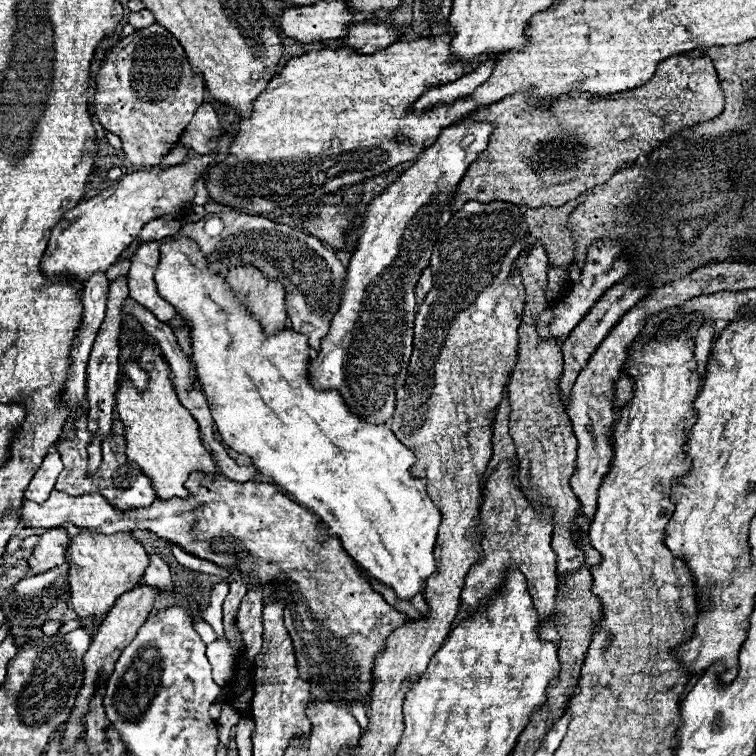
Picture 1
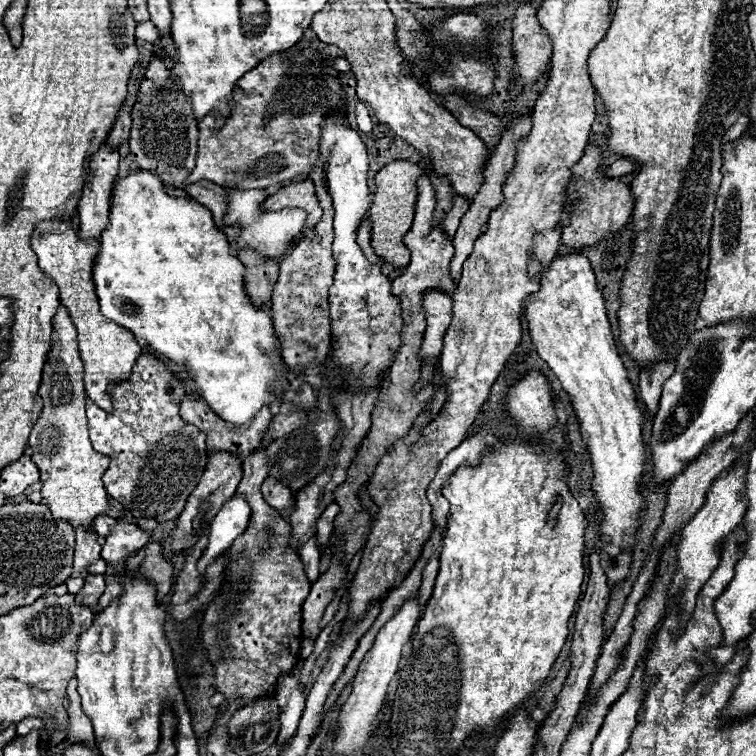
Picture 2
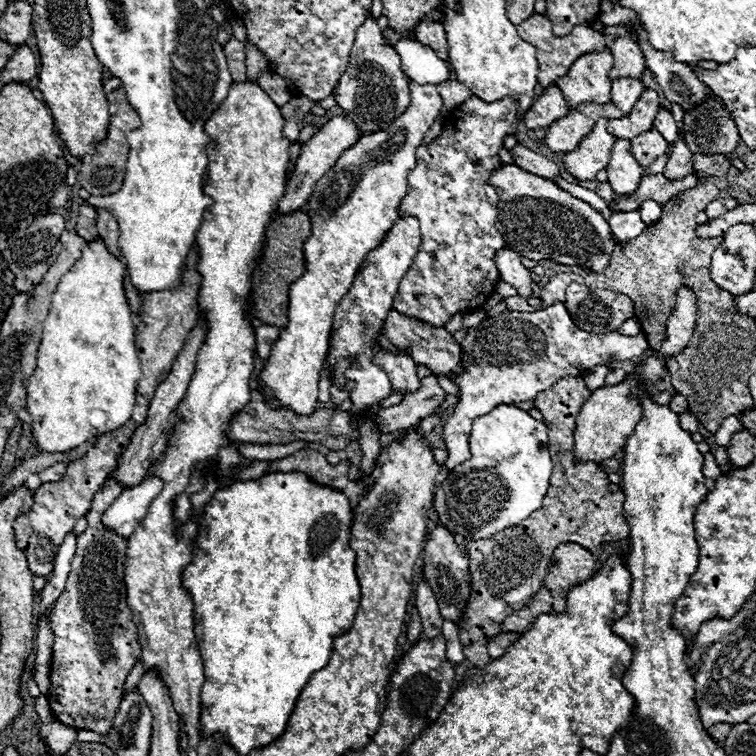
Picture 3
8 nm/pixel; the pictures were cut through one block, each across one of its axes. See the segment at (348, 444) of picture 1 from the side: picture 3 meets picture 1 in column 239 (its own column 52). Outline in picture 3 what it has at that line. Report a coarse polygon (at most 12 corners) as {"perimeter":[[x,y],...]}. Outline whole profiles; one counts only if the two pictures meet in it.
{"perimeter":[[86,242],[42,322],[32,436],[66,452],[130,420],[126,264]]}

